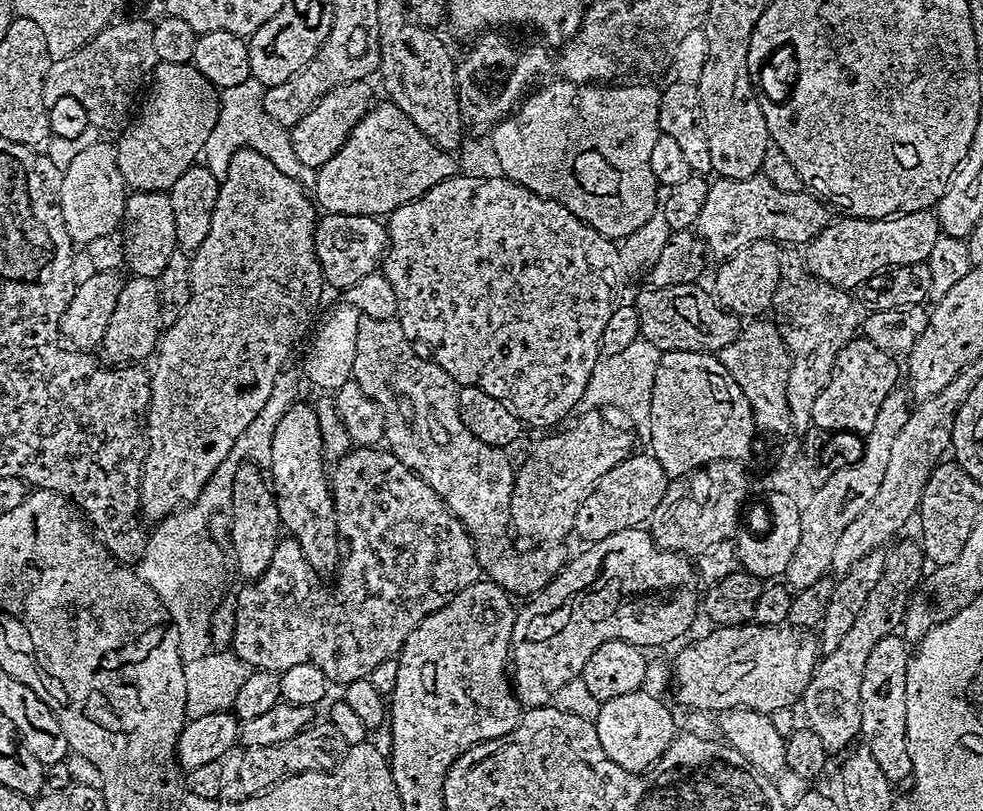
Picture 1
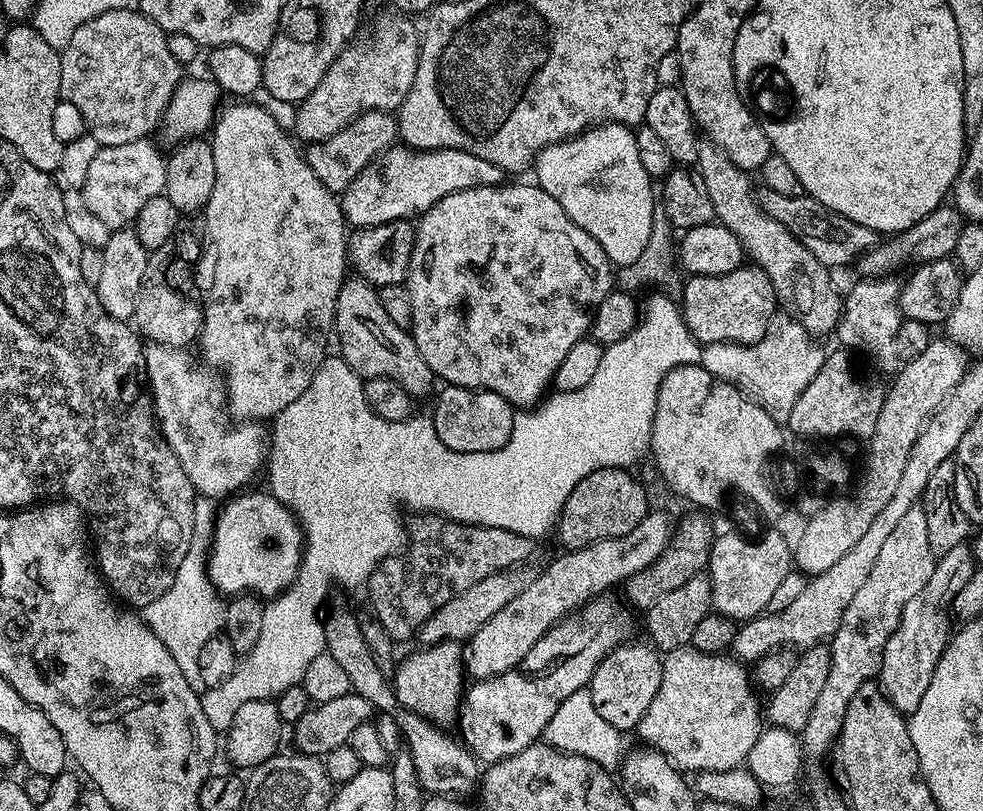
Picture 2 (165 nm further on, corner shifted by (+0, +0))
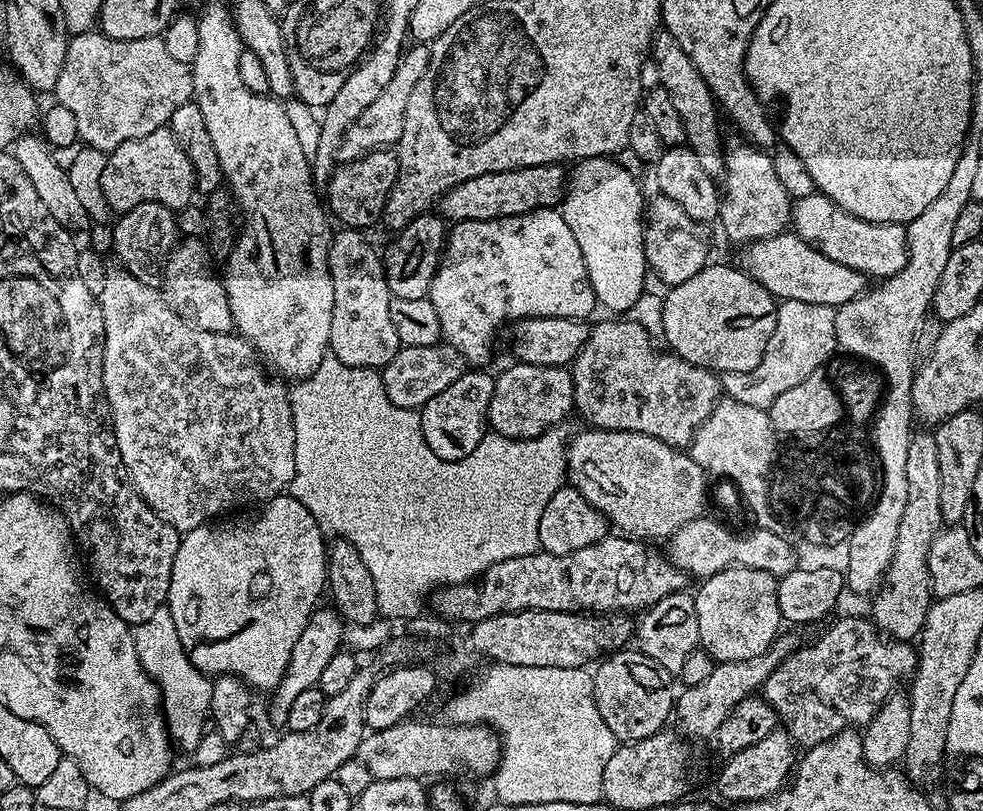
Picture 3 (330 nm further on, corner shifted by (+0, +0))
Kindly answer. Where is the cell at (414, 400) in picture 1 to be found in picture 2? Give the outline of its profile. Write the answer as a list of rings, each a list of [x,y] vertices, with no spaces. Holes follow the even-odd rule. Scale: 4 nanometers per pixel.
[[[345,279],[336,303],[334,340],[340,343],[339,355],[343,356],[352,371],[361,378],[390,378],[398,382],[413,398],[420,398],[433,391],[434,377],[430,366],[418,354],[411,331],[390,322],[390,314],[382,310],[379,291],[367,280]]]

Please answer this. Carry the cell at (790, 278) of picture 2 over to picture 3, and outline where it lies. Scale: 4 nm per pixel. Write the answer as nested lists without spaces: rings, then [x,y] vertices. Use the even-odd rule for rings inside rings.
[[[659,31],[656,39],[652,43],[651,50],[652,61],[657,64],[660,72],[660,86],[667,91],[681,115],[684,128],[685,143],[687,147],[694,150],[698,155],[698,162],[702,162],[706,174],[714,178],[720,178],[724,175],[724,141],[720,132],[720,114],[718,106],[712,97],[712,92],[706,86],[705,79],[698,73],[698,68],[694,62],[690,61],[682,46],[669,32]]]

